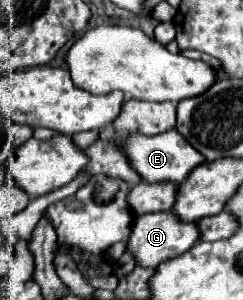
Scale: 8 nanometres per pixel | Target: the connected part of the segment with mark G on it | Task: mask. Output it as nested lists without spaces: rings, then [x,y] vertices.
[[[156,212],[156,214],[144,214],[144,216],[136,218],[136,222],[132,226],[132,234],[128,238],[126,250],[132,252],[138,266],[156,268],[160,262],[170,260],[178,254],[184,254],[198,238],[200,238],[200,234],[198,234],[196,224],[176,222],[176,216],[170,214],[170,212]]]

